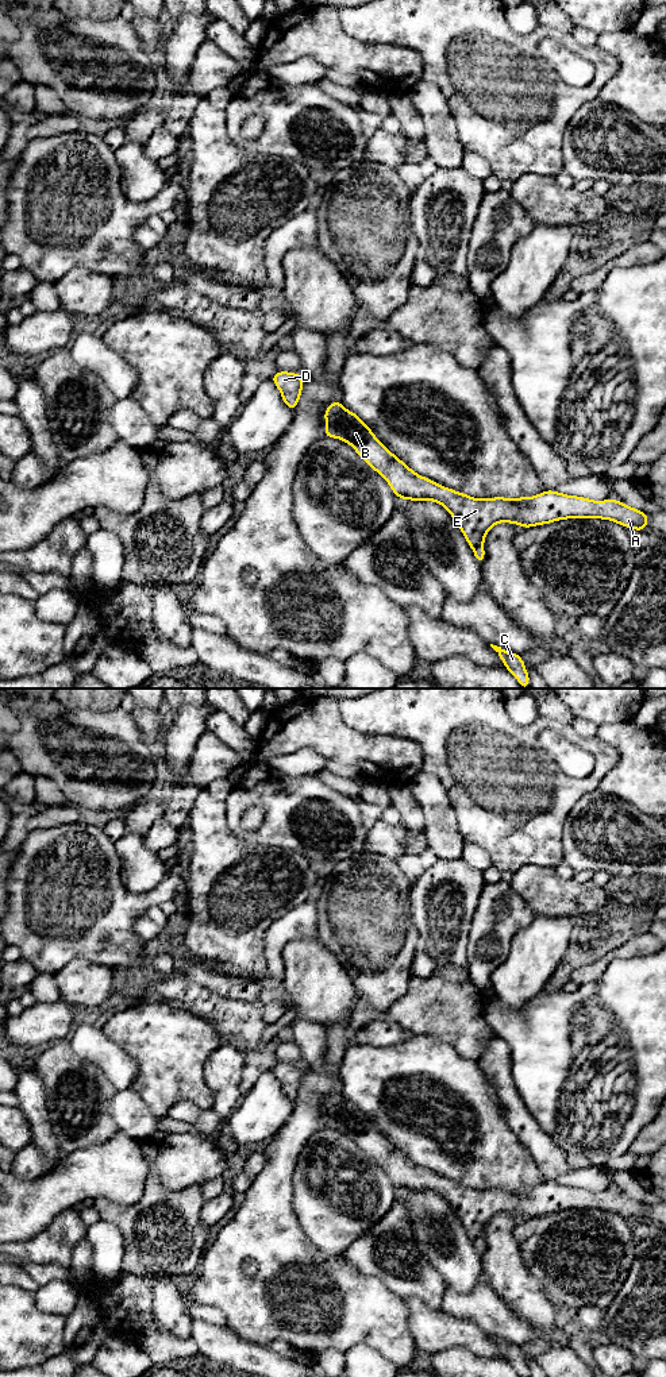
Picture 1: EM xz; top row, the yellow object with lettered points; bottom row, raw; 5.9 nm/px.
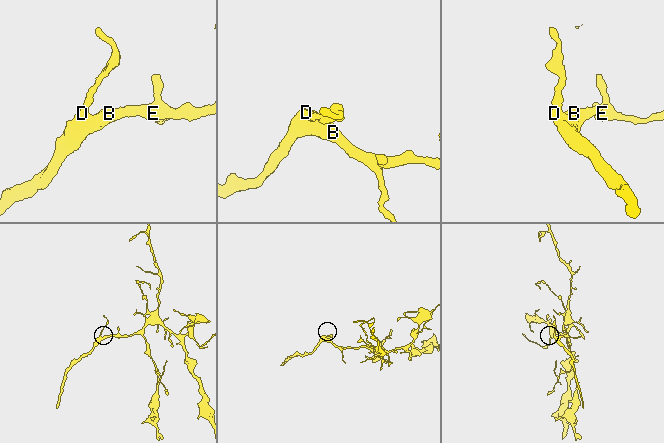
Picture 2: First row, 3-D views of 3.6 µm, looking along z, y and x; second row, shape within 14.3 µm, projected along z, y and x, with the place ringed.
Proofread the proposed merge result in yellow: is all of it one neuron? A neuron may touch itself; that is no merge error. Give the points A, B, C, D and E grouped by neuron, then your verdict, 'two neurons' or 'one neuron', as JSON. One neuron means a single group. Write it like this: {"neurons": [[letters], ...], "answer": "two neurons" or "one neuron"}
{"neurons": [["A", "B", "C", "D", "E"]], "answer": "one neuron"}

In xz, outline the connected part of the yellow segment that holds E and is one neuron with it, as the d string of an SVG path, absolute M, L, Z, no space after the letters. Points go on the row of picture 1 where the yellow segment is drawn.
M339 400L327 406L324 420L324 436L351 446L366 464L388 482L397 498L440 504L459 526L480 564L485 559L486 533L500 522L532 528L567 518L601 518L634 531L644 531L648 524L648 516L644 512L619 500L594 501L554 490L544 490L534 497L473 498L415 472Z

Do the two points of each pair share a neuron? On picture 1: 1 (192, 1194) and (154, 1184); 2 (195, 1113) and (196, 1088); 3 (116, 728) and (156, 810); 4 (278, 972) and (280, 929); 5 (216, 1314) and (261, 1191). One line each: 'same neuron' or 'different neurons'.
1: same neuron
2: different neurons
3: different neurons
4: same neuron
5: different neurons

